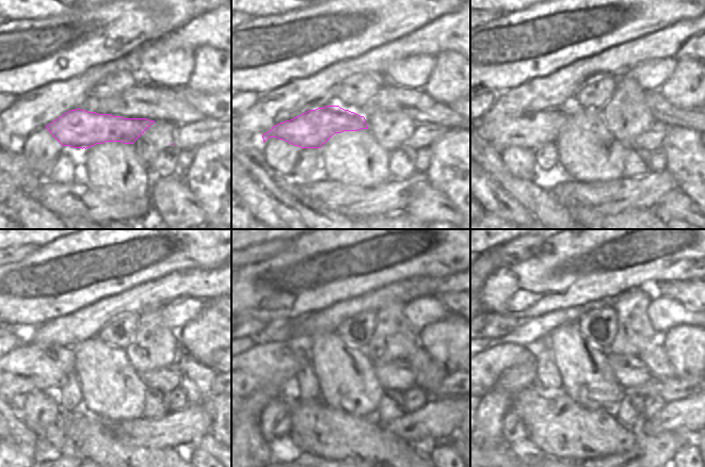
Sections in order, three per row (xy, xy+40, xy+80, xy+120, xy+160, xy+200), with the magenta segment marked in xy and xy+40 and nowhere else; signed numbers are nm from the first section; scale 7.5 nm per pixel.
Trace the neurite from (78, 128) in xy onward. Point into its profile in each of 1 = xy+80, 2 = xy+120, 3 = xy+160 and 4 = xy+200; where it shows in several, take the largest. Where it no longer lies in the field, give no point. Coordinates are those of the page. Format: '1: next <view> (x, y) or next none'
1: next xy+80 (531, 131)
2: next xy+120 (27, 367)
3: next xy+160 (268, 365)
4: next xy+200 (492, 363)

